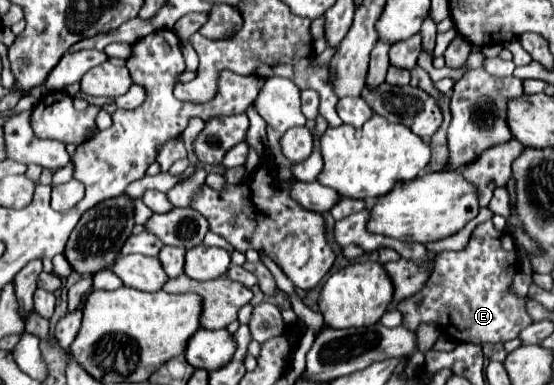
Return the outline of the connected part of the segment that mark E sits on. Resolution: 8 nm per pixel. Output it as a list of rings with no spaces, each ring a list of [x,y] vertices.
[[[492,221],[480,223],[478,229],[474,229],[470,243],[462,251],[444,251],[436,255],[434,271],[428,279],[428,283],[414,293],[412,297],[402,299],[396,309],[402,313],[402,327],[416,331],[420,323],[436,325],[440,333],[448,333],[458,341],[464,343],[504,343],[510,339],[516,339],[518,333],[532,323],[532,317],[526,311],[526,299],[516,297],[510,293],[512,279],[518,273],[518,255],[514,247],[514,239],[510,233],[500,233],[492,227]]]

